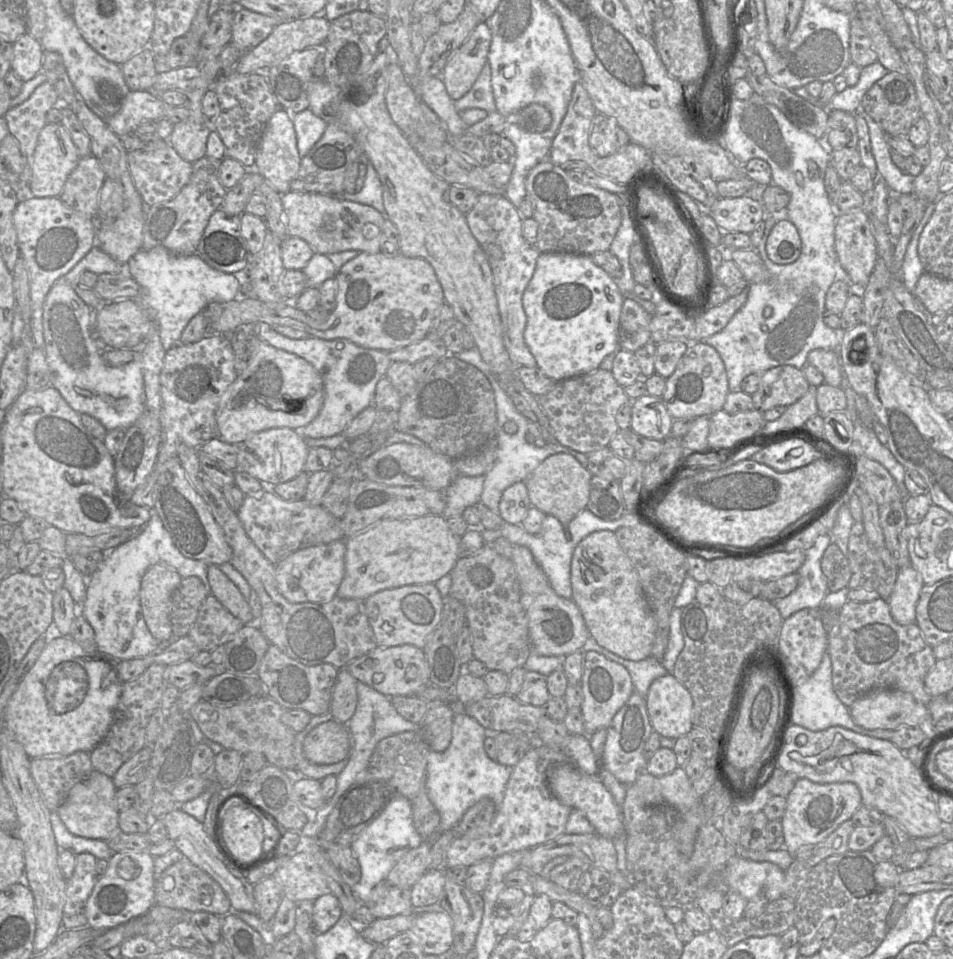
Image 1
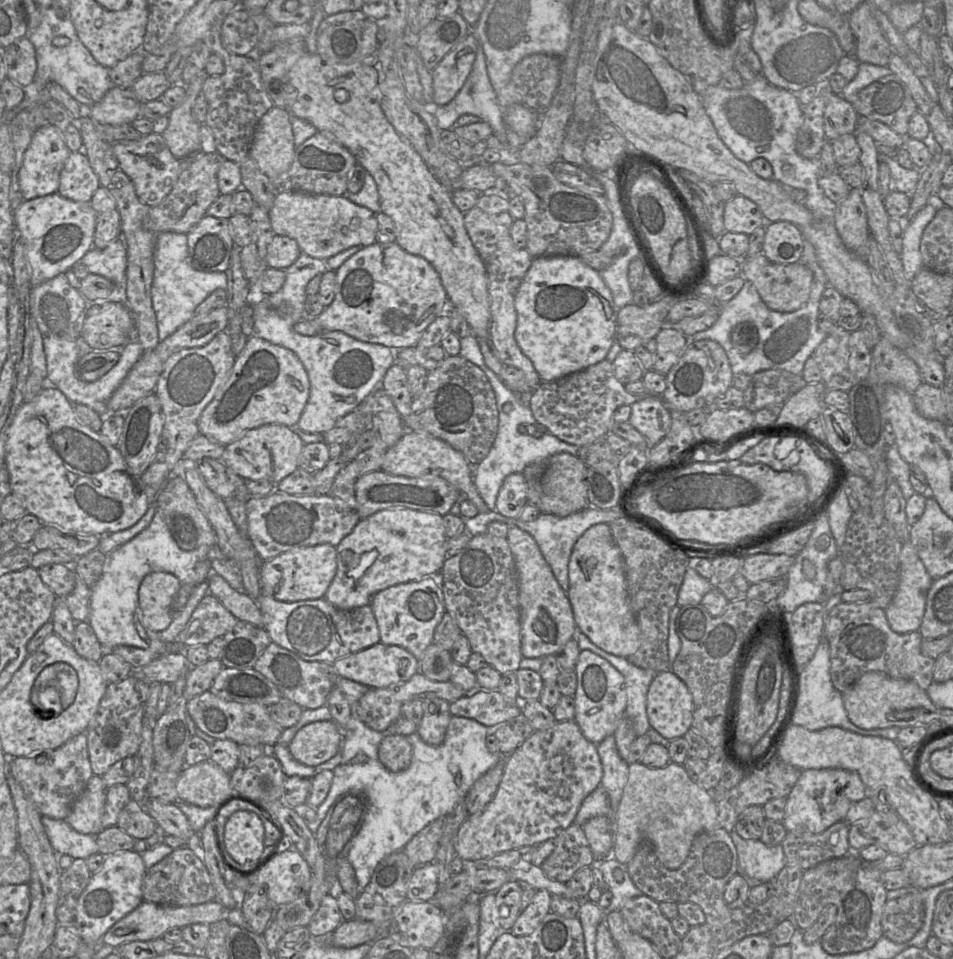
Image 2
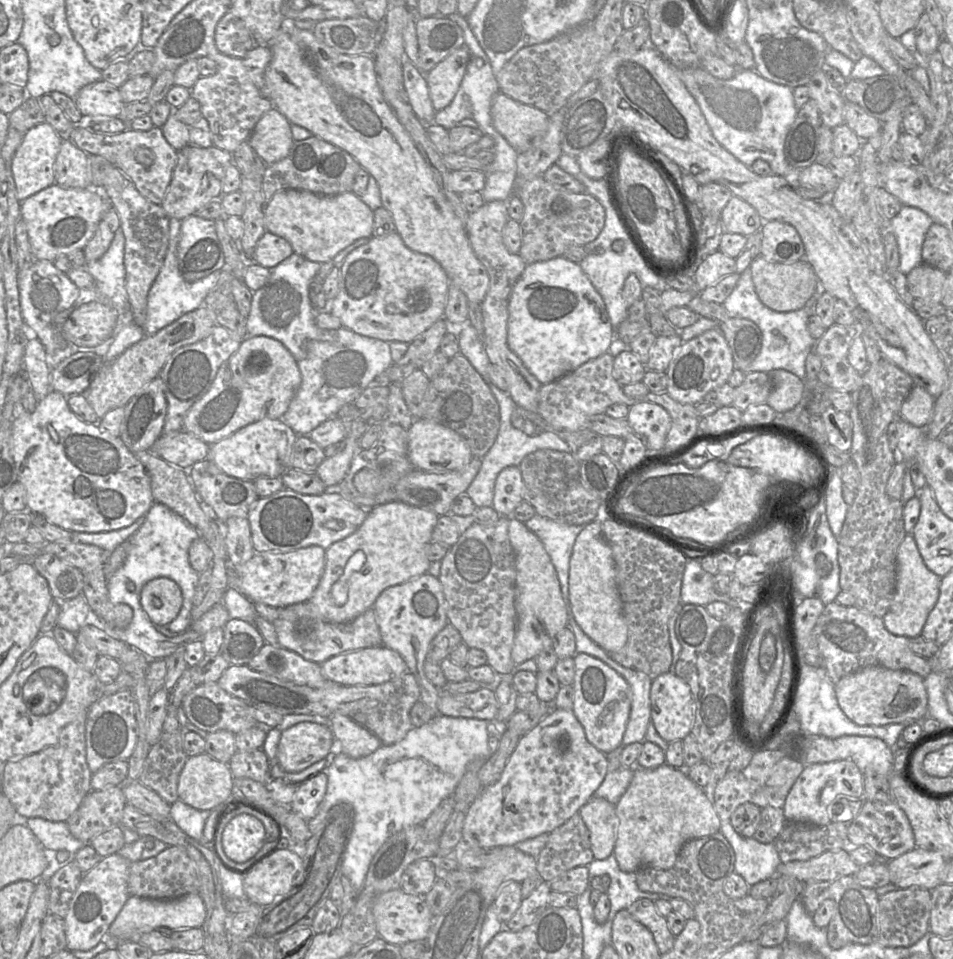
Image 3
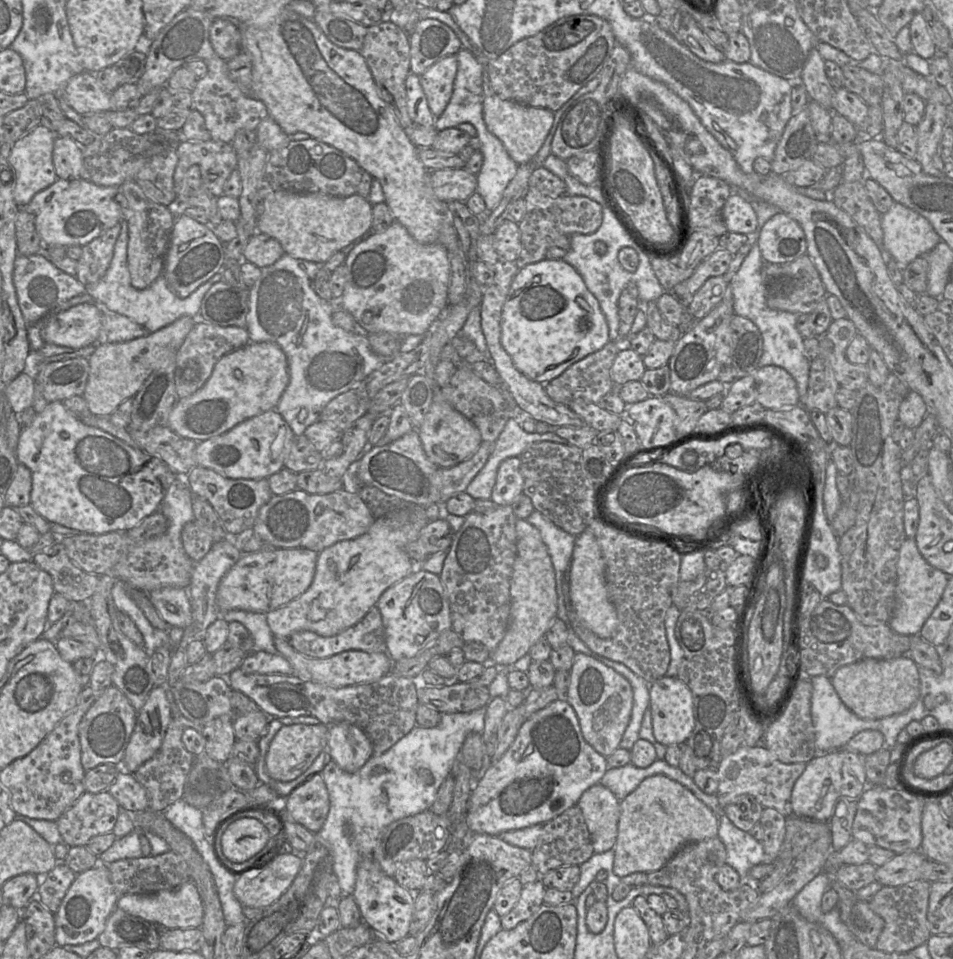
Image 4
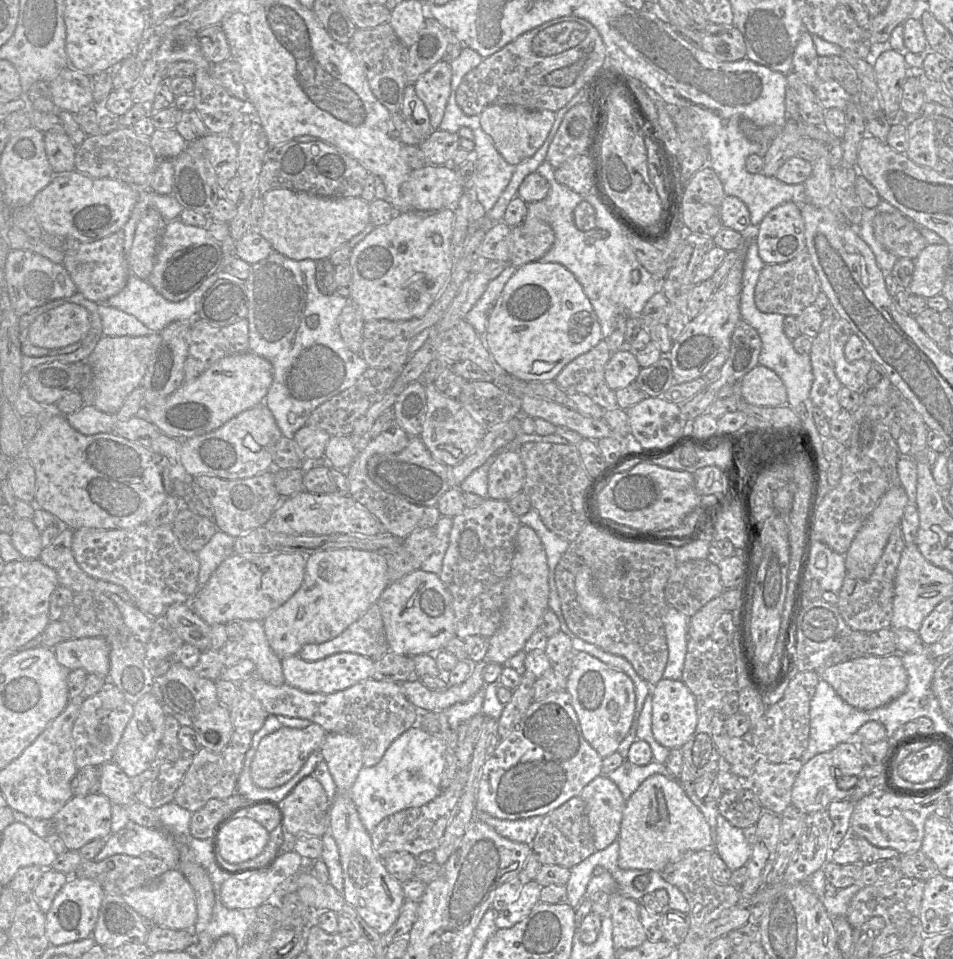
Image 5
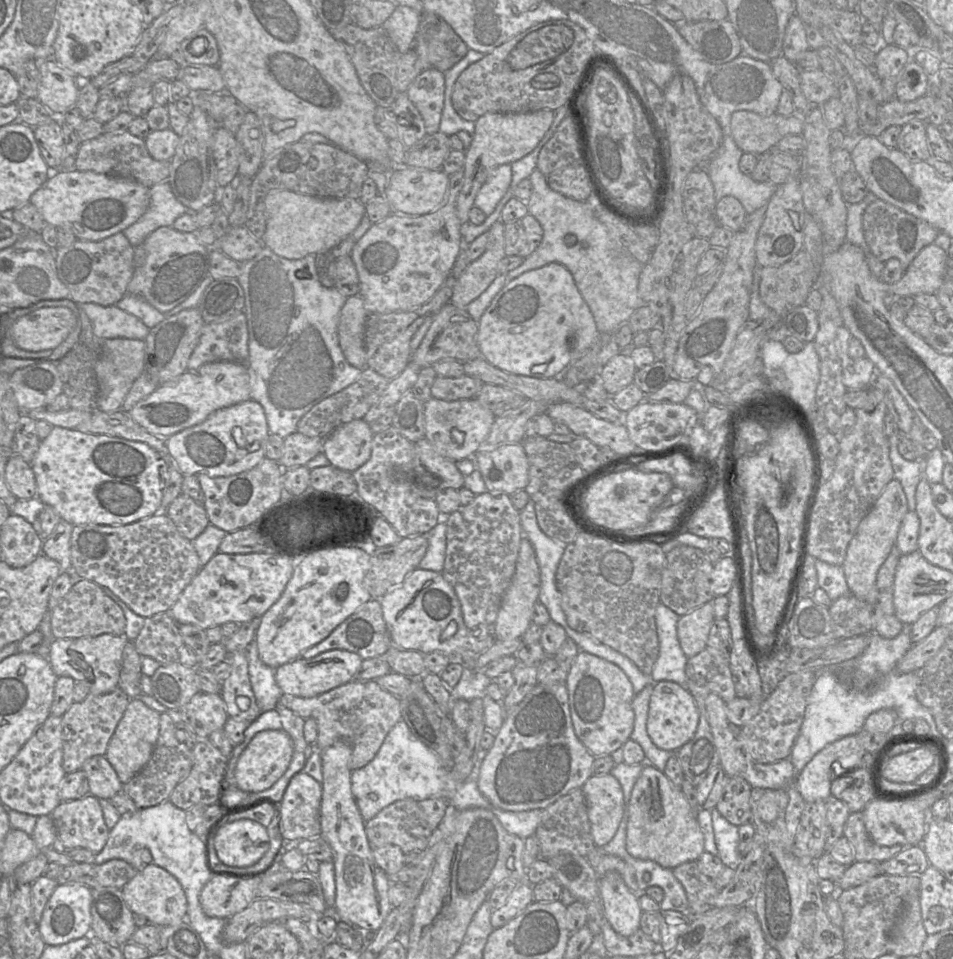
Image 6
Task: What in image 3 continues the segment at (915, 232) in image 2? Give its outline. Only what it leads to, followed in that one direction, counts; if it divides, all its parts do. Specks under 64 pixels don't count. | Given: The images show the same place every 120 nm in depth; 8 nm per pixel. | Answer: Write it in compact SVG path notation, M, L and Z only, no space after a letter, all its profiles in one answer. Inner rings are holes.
M902 206L898 214L888 221L887 230L891 231L898 244L900 257L899 271L904 275L907 274L916 266L923 263L922 261L922 245L925 235L933 224L931 217L919 208L912 206Z

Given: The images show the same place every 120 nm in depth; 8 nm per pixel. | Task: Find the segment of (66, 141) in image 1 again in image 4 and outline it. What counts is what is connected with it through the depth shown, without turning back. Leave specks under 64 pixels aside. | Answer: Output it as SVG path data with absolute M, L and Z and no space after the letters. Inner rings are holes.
M38 125L27 135L13 143L9 162L16 172L14 200L19 208L25 208L38 192L52 185L57 179L53 164L55 134L45 125Z

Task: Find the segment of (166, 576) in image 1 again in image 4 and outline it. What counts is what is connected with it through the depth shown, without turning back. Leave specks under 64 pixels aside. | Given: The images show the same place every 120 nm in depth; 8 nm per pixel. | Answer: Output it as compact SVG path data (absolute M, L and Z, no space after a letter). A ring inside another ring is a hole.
M164 587L150 592L148 596L169 626L185 629L192 623L192 605L187 589Z

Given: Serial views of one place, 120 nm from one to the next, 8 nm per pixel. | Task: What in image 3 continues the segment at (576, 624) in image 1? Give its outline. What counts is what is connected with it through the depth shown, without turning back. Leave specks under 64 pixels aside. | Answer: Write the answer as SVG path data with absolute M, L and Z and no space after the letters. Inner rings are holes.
M509 518L508 535L516 562L516 633L511 658L518 665L552 646L556 634L568 624L568 609L562 597L557 572L543 543L525 523Z

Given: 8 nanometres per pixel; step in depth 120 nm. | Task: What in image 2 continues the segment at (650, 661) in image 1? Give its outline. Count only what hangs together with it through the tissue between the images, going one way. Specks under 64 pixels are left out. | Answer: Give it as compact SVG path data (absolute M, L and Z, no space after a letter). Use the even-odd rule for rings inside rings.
M578 628L573 639L581 651L590 650L611 663L625 678L627 706L625 716L632 722L637 737L643 736L650 728L647 716L647 693L650 683L658 674L651 669L643 669L632 664L627 658L615 656L597 647Z

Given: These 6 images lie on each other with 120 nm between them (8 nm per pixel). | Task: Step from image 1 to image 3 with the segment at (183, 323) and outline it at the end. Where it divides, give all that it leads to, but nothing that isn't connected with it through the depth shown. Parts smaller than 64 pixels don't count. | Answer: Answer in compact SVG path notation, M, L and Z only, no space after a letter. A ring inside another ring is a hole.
M170 218L168 250L159 275L148 293L147 317L143 326L146 335L153 335L179 319L184 314L200 308L203 305L205 297L217 284L220 278L220 271L213 272L195 282L187 282L182 277L177 259L177 247L180 240L180 232L181 221L176 218ZM118 229L108 251L98 260L86 263L86 271L95 280L95 289L106 297L118 312L131 312L125 288L125 237Z

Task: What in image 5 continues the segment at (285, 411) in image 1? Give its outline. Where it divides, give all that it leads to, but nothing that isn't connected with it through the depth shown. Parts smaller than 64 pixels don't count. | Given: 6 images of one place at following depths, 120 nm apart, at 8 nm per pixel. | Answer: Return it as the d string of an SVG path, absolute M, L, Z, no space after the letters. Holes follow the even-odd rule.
M247 350L217 360L197 378L184 382L165 399L146 407L141 414L166 435L185 440L209 433L241 412L263 403L272 382L271 363Z

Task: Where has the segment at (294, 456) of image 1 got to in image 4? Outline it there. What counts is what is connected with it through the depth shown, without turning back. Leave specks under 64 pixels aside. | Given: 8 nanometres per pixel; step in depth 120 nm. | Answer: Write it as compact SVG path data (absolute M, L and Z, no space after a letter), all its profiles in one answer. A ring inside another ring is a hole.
M268 410L236 425L226 433L198 442L196 464L229 479L263 479L284 468L294 433L276 411Z

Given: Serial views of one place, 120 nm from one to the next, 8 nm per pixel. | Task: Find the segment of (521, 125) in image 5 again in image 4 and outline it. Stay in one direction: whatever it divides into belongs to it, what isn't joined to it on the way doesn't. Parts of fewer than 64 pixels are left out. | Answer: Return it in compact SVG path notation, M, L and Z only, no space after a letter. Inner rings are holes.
M486 67L483 71L483 92L483 117L488 130L503 143L510 157L518 165L531 163L552 128L554 112L501 98L491 88Z

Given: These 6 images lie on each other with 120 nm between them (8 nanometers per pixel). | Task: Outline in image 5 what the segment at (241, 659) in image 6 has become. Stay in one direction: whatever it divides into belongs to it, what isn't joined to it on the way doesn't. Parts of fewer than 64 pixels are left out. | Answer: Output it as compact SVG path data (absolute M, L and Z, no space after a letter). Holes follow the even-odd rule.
M242 688L238 690L230 706L230 716L235 729L255 733L263 726L268 715L259 700Z

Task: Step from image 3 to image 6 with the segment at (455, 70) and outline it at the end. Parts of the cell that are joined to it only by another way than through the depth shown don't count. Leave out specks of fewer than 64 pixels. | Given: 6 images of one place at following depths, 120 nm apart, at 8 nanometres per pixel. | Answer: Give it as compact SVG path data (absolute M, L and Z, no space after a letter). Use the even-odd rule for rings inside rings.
M437 69L423 70L406 91L409 100L422 116L426 134L439 131L444 92L445 76Z

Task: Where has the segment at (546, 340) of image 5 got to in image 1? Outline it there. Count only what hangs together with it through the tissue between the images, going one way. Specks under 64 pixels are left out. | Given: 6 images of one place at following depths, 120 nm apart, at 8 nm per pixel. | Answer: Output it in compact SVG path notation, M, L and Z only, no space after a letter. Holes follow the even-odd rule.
M541 253L522 296L527 318L524 340L537 367L556 382L597 370L606 356L619 349L624 299L615 280L593 262L591 255Z

